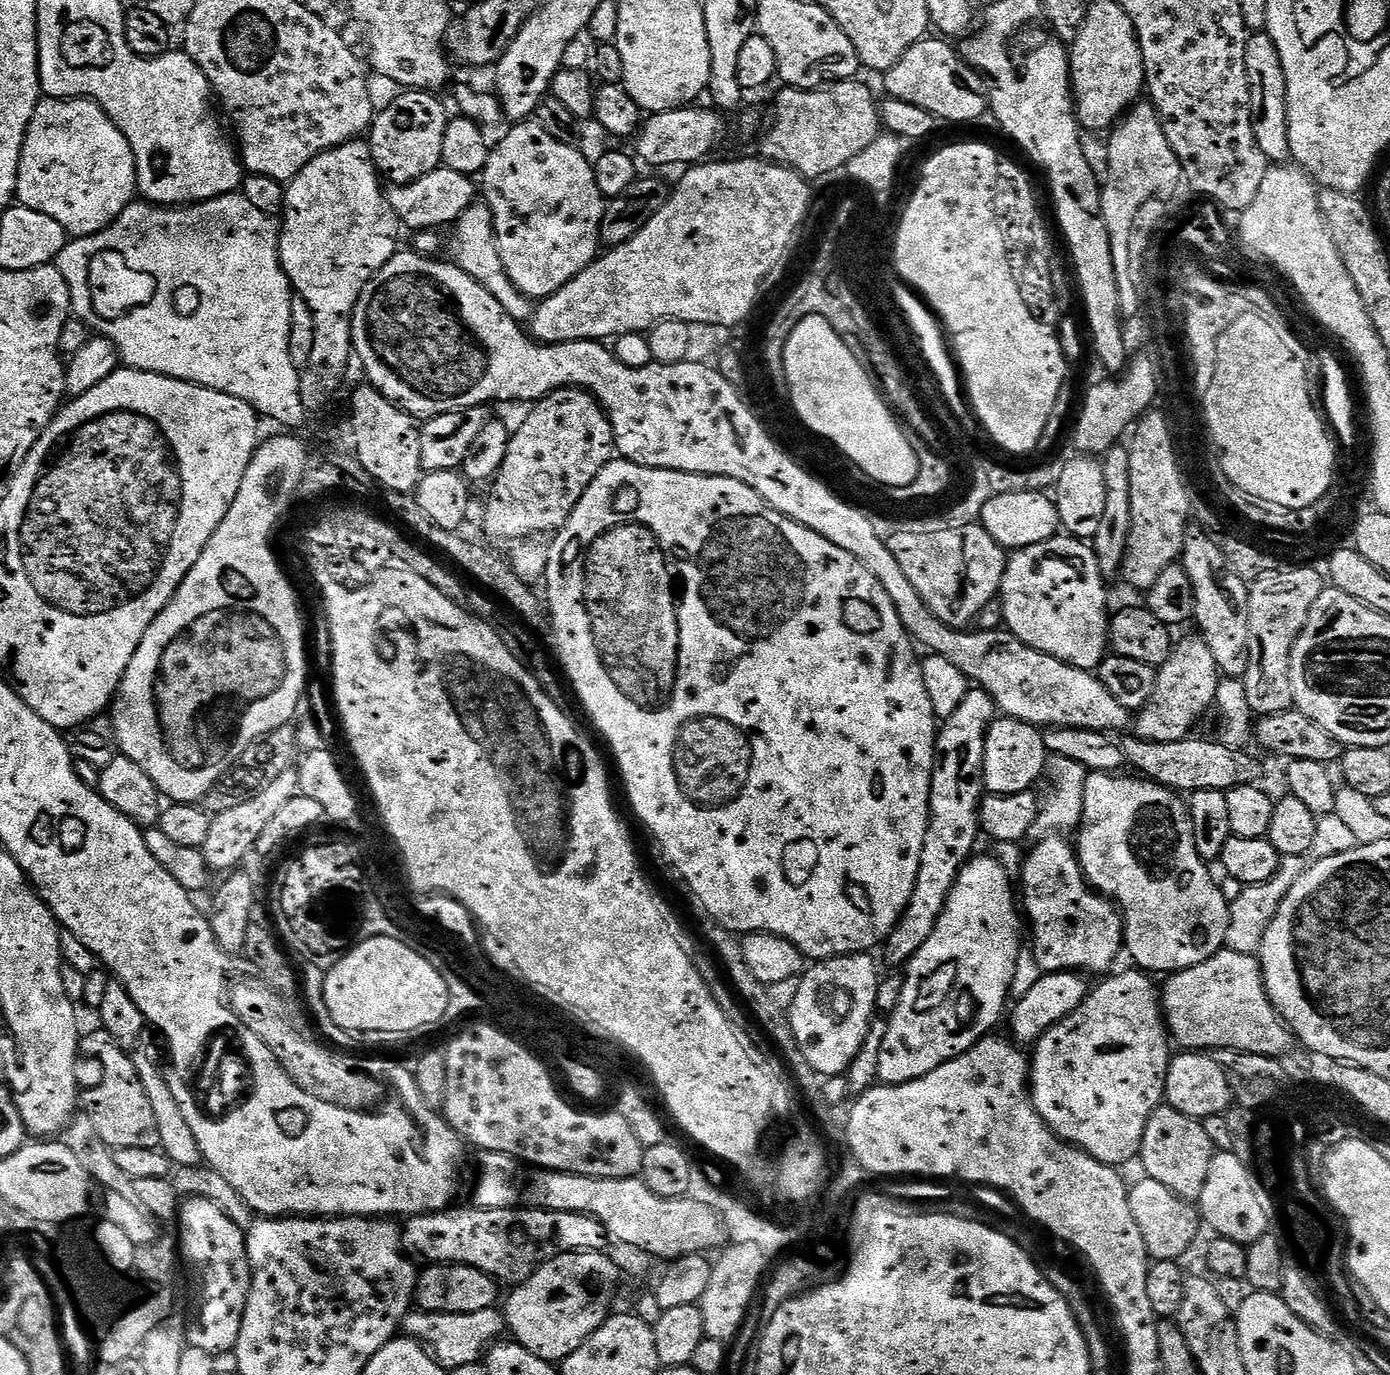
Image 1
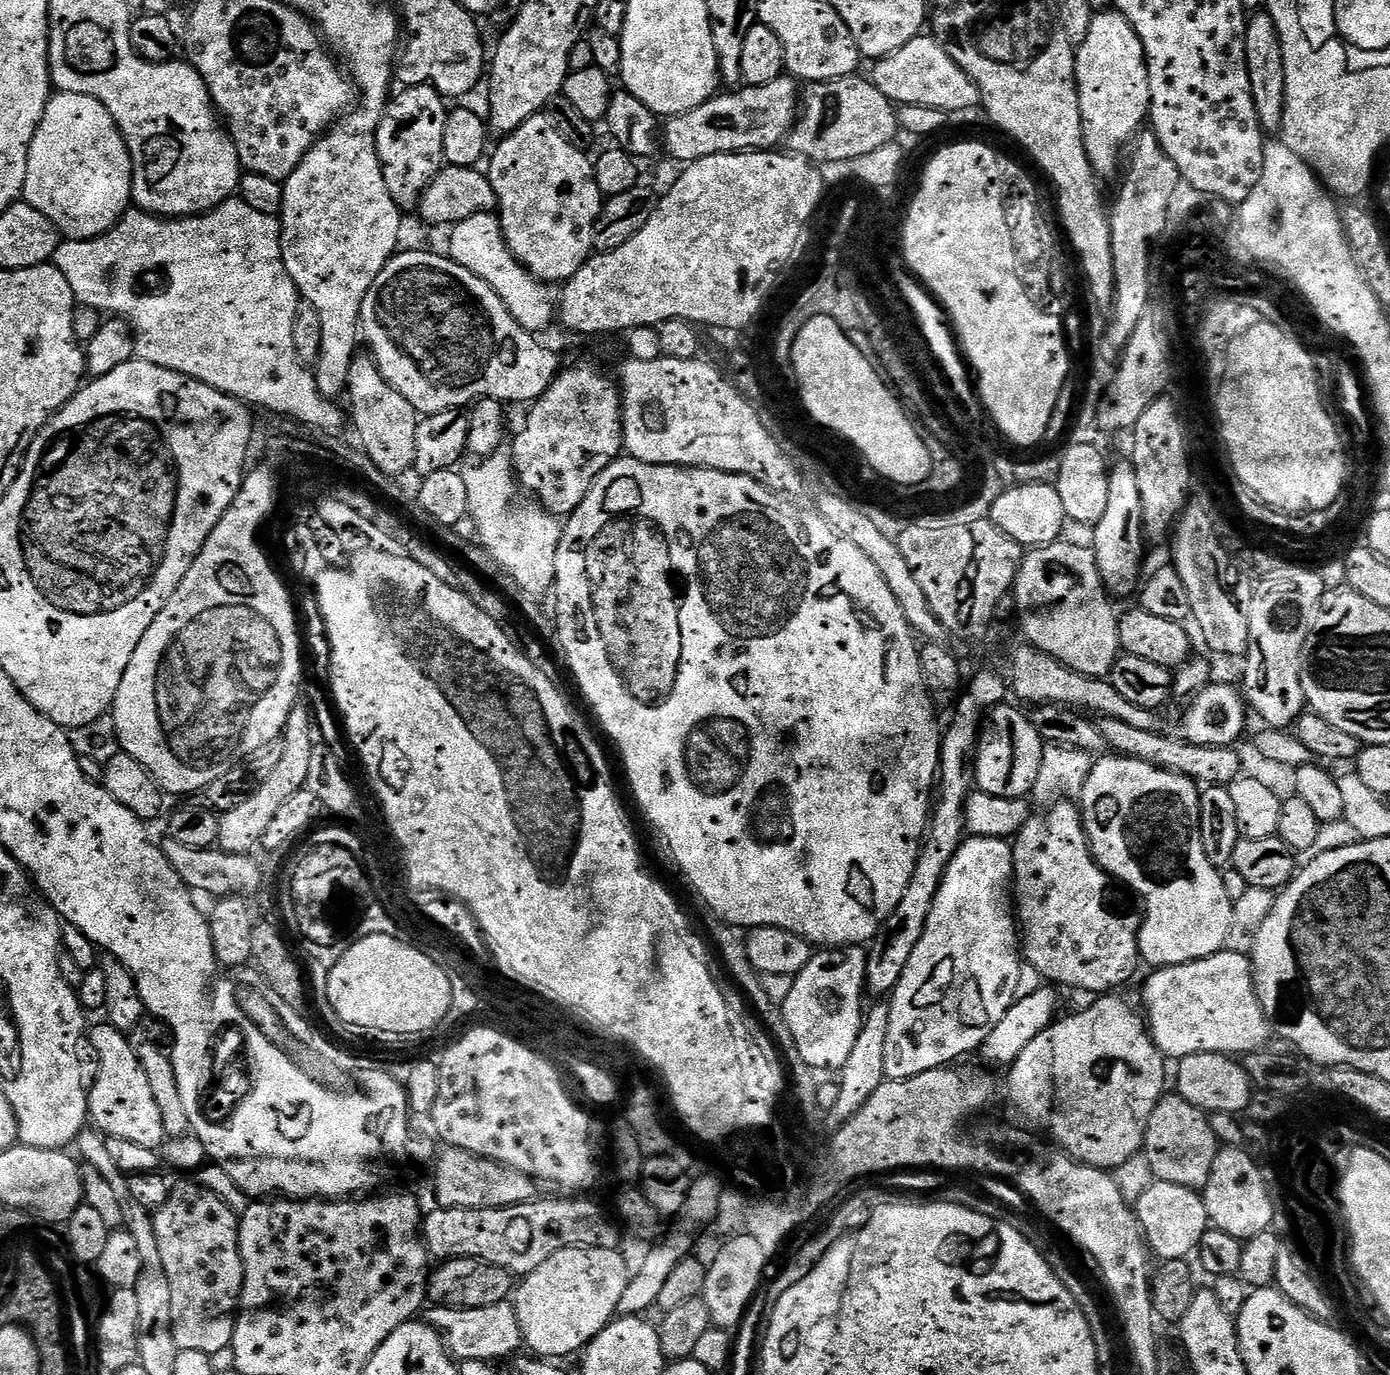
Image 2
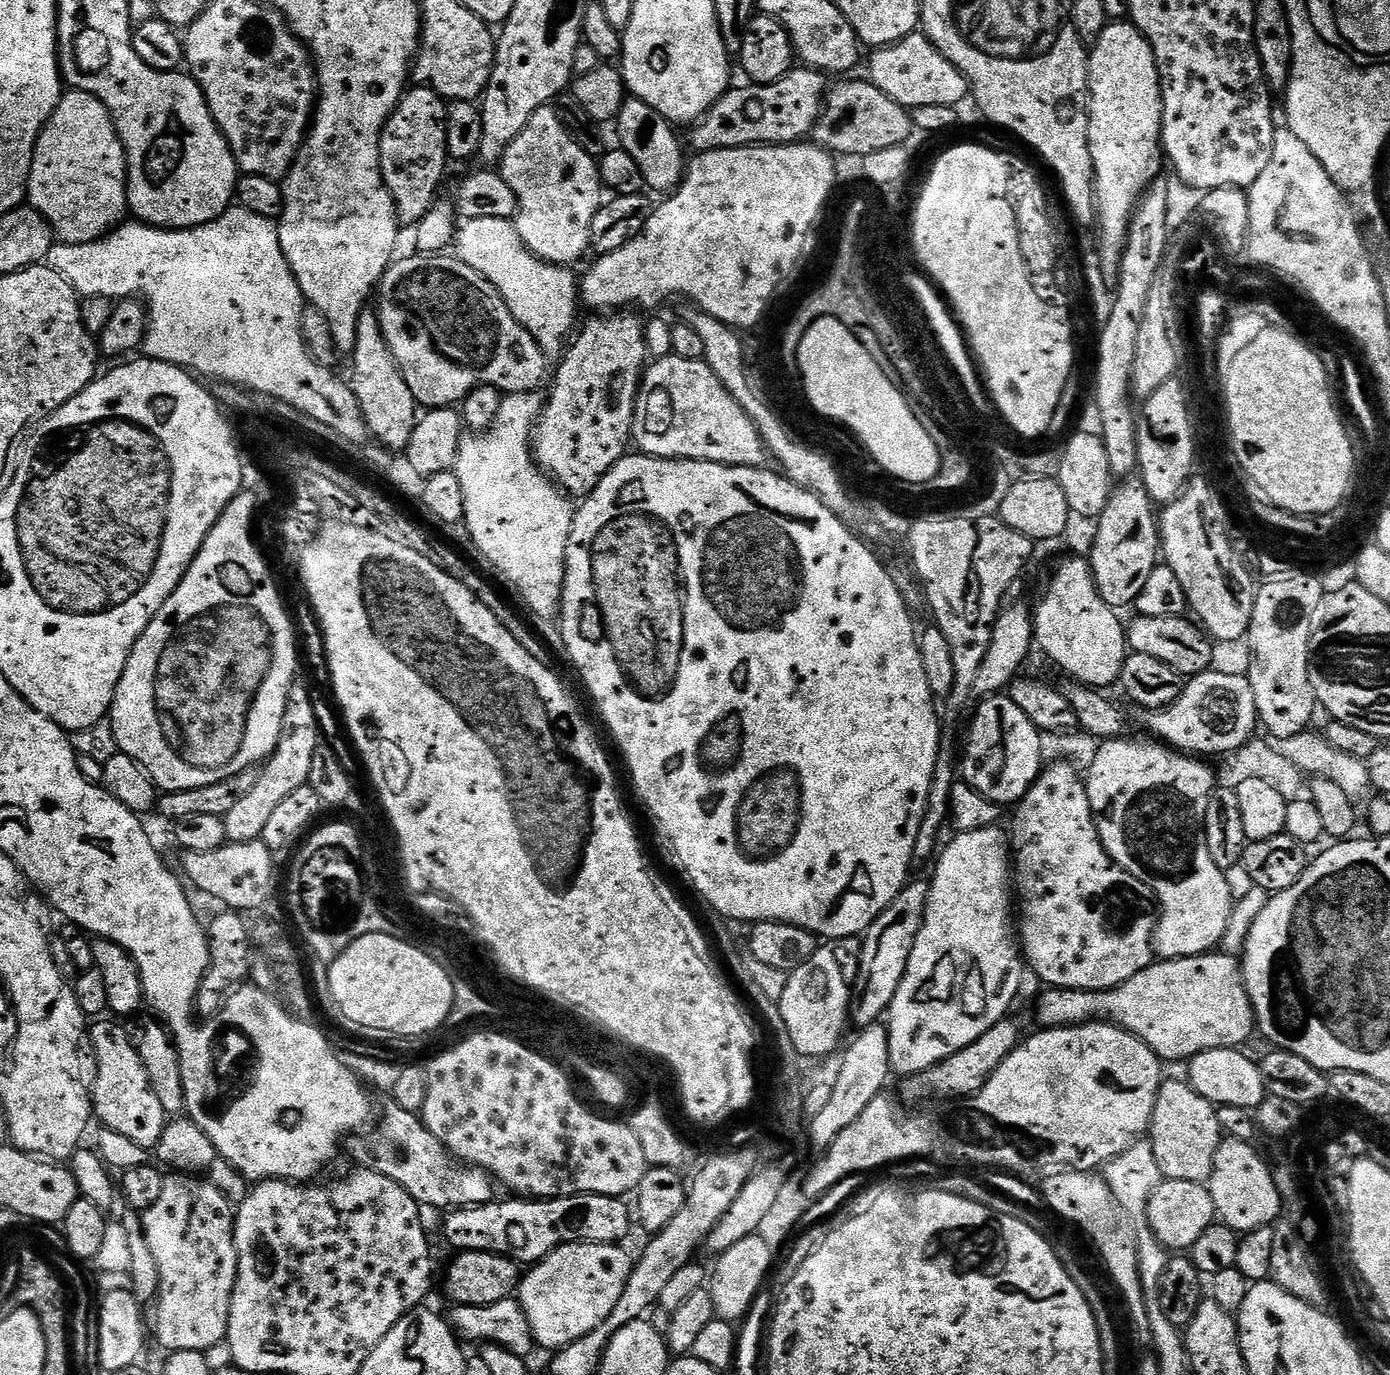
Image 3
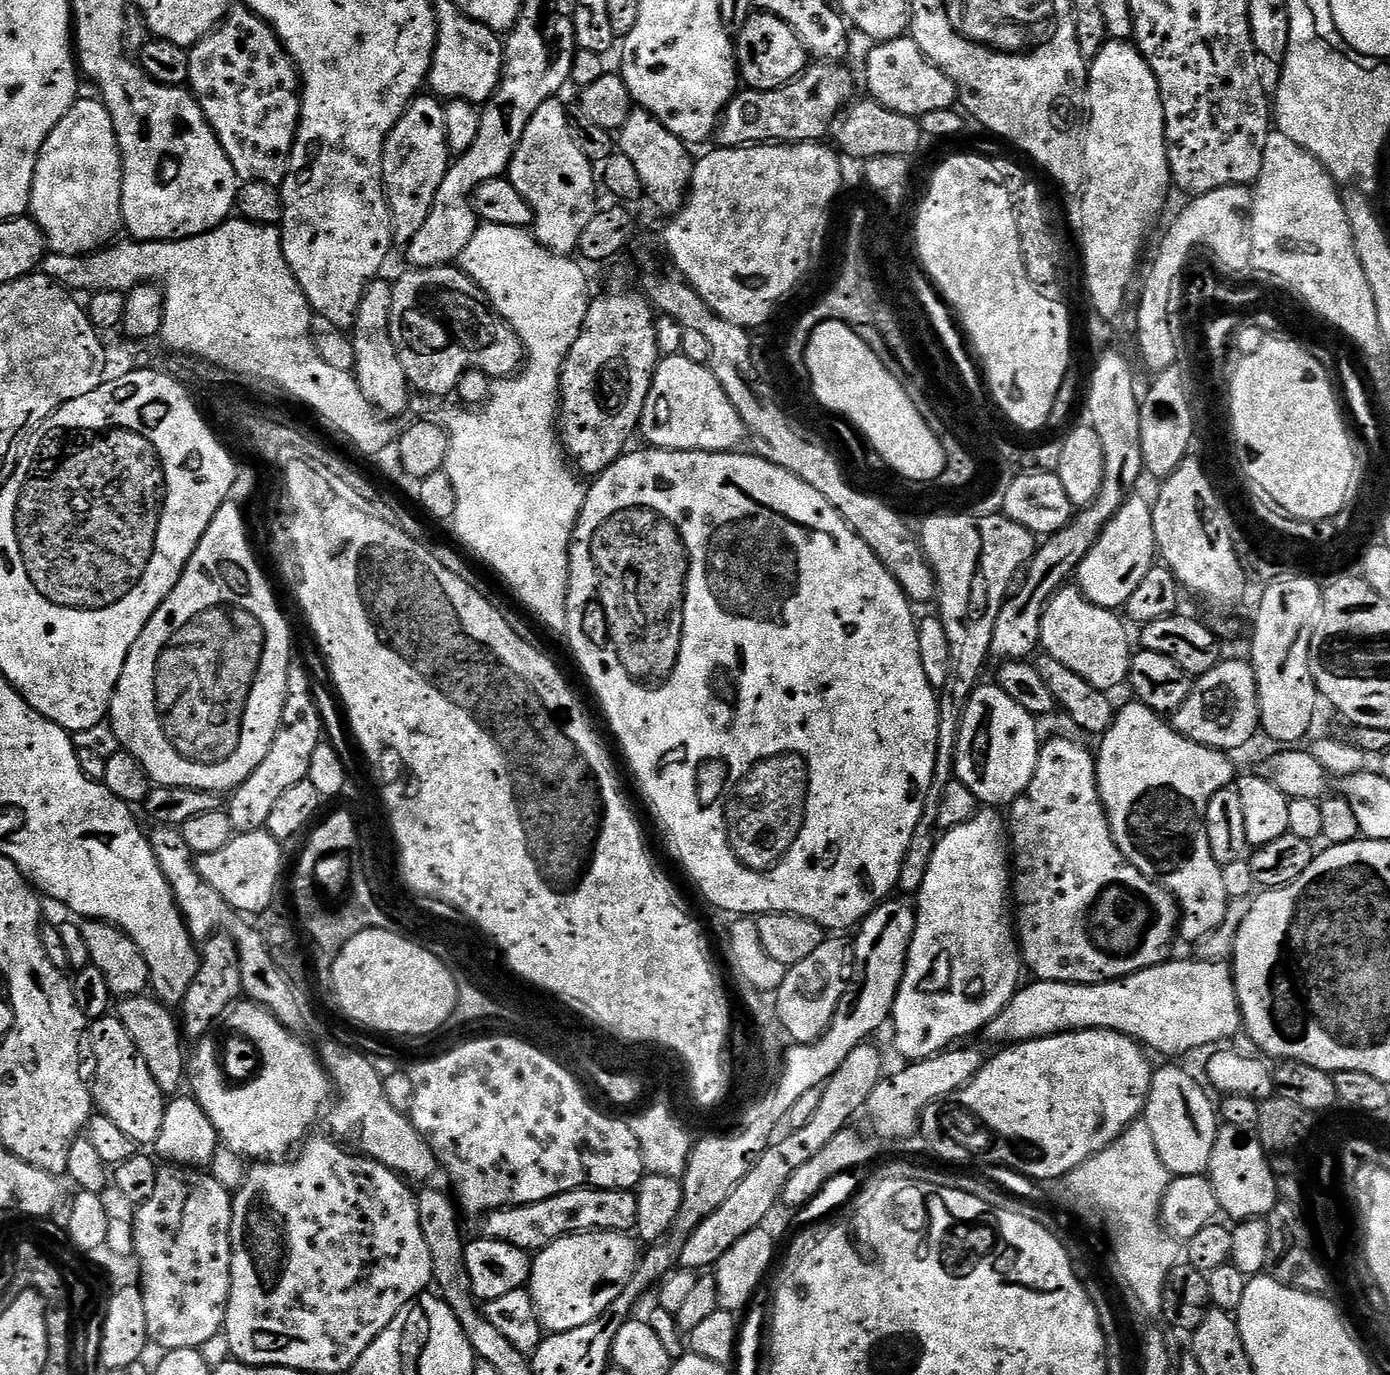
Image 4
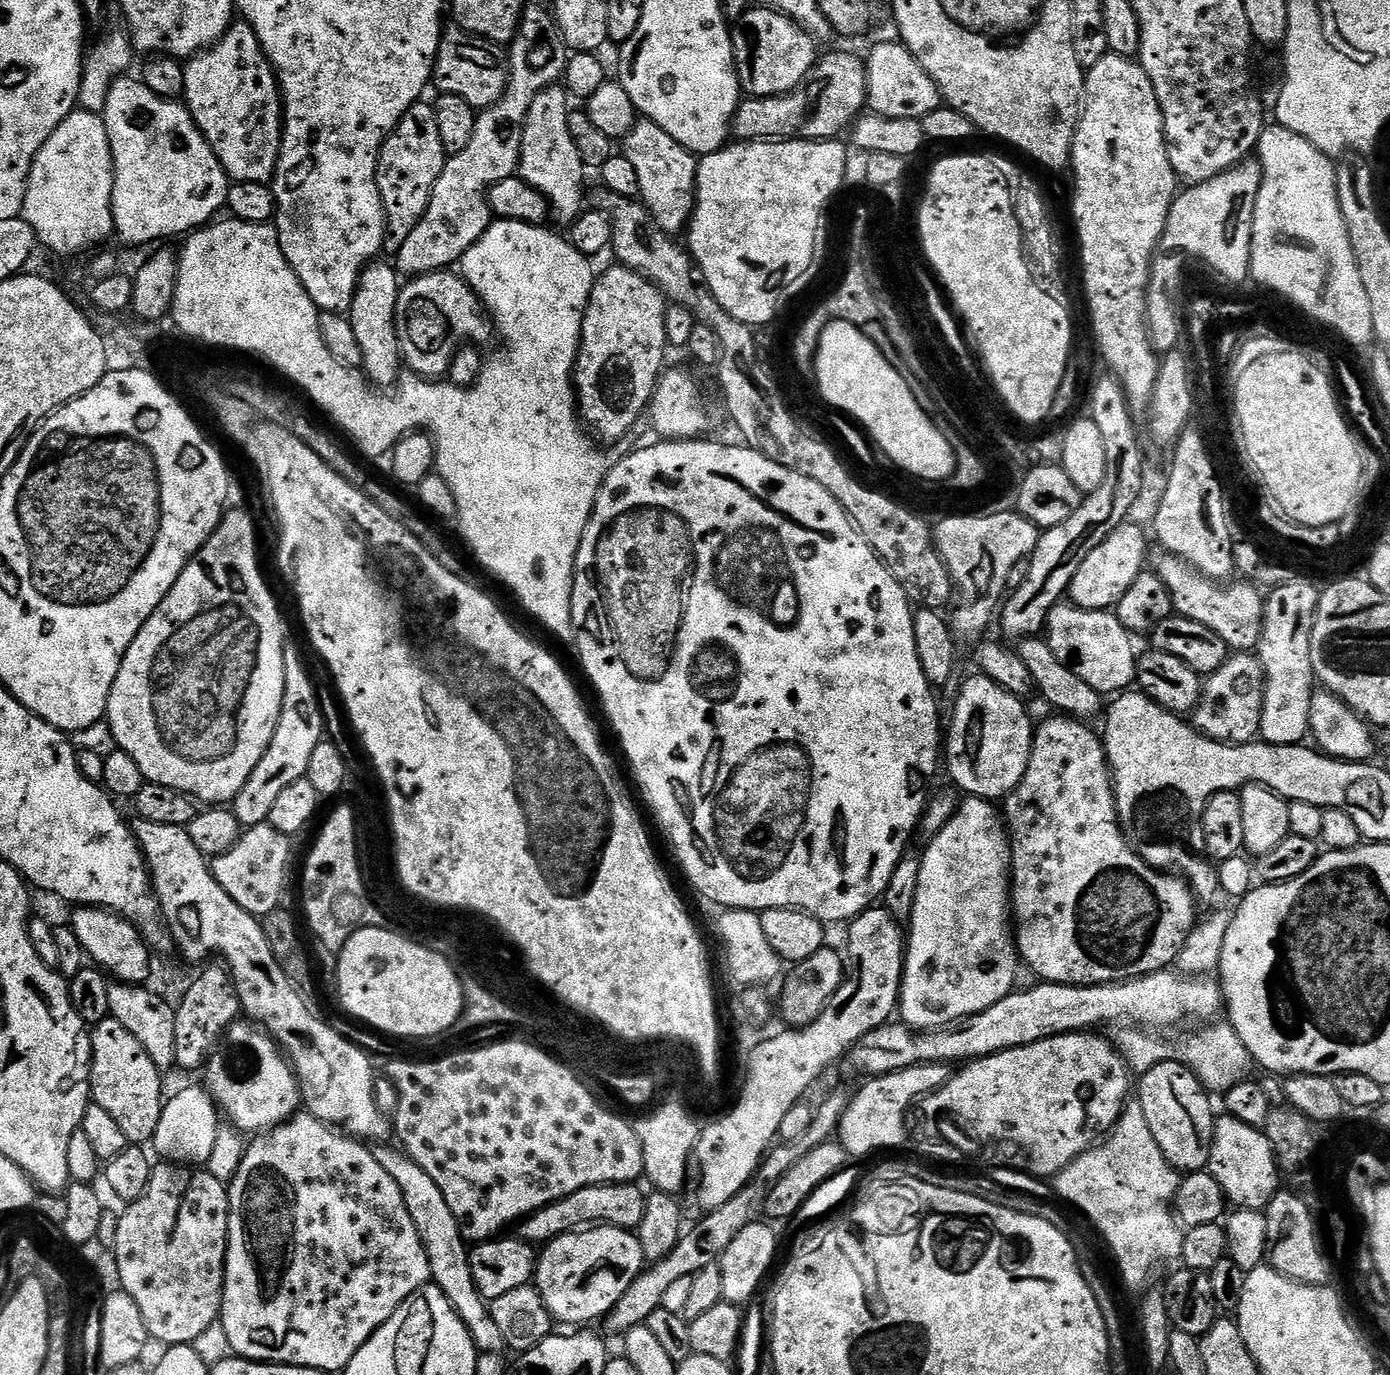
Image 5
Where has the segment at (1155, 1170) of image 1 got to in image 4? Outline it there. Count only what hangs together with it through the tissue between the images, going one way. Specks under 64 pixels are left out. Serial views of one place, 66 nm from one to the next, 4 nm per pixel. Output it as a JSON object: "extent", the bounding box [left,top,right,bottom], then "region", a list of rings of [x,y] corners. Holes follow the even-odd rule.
{"extent":[1142,1063,1218,1177],"region":[[[1175,1063],[1165,1064],[1168,1064],[1165,1068],[1157,1067],[1152,1073],[1148,1101],[1142,1113],[1143,1123],[1150,1126],[1158,1158],[1162,1158],[1162,1166],[1166,1166],[1169,1174],[1173,1177],[1205,1175],[1218,1131],[1217,1105],[1214,1100],[1212,1104],[1209,1089],[1203,1083],[1200,1085],[1190,1073],[1175,1068],[1172,1065]]]}

